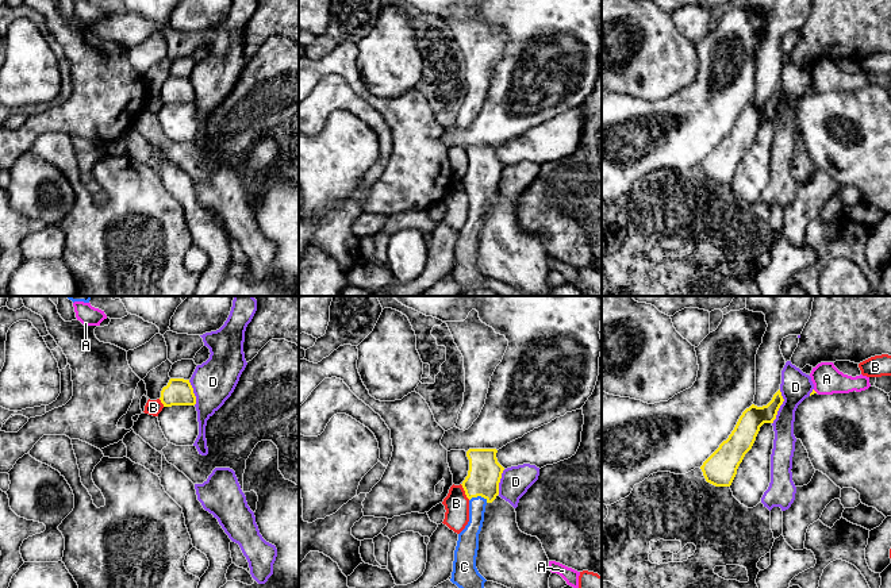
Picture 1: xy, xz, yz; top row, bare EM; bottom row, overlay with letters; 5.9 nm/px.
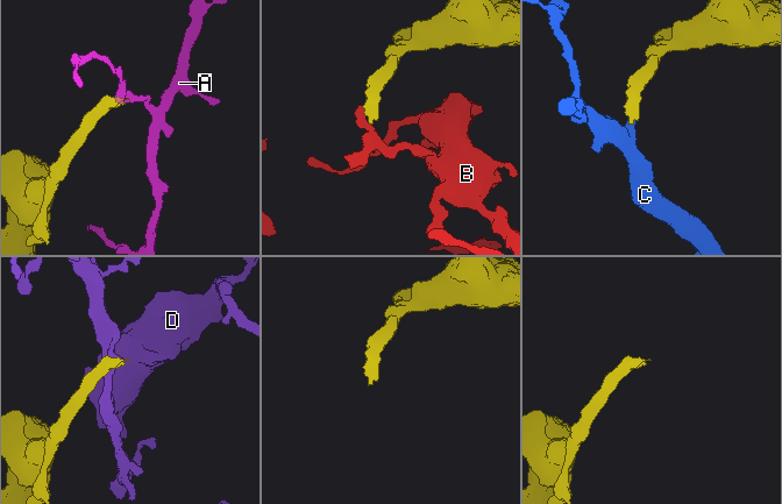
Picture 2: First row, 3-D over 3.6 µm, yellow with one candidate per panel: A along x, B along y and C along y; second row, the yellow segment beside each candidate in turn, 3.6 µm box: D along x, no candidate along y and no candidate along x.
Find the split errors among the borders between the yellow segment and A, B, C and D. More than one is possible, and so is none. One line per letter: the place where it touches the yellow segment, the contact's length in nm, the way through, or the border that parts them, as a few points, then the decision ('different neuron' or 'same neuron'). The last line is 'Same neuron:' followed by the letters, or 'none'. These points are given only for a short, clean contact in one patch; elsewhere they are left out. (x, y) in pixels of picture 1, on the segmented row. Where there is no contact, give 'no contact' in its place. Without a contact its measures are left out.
A: yz (814, 391) | 40 nm | along yz (813, 389), (817, 392) | different neuron
B: xz (465, 492) | 110 nm | different neuron
C: xz (477, 495) | 110 nm | across xz (484, 473), (477, 495), (476, 522), (469, 535) | same neuron
D: yz (779, 407) | 220 nm | along yz (780, 389), (783, 403), (772, 423) | different neuron
Same neuron: C

